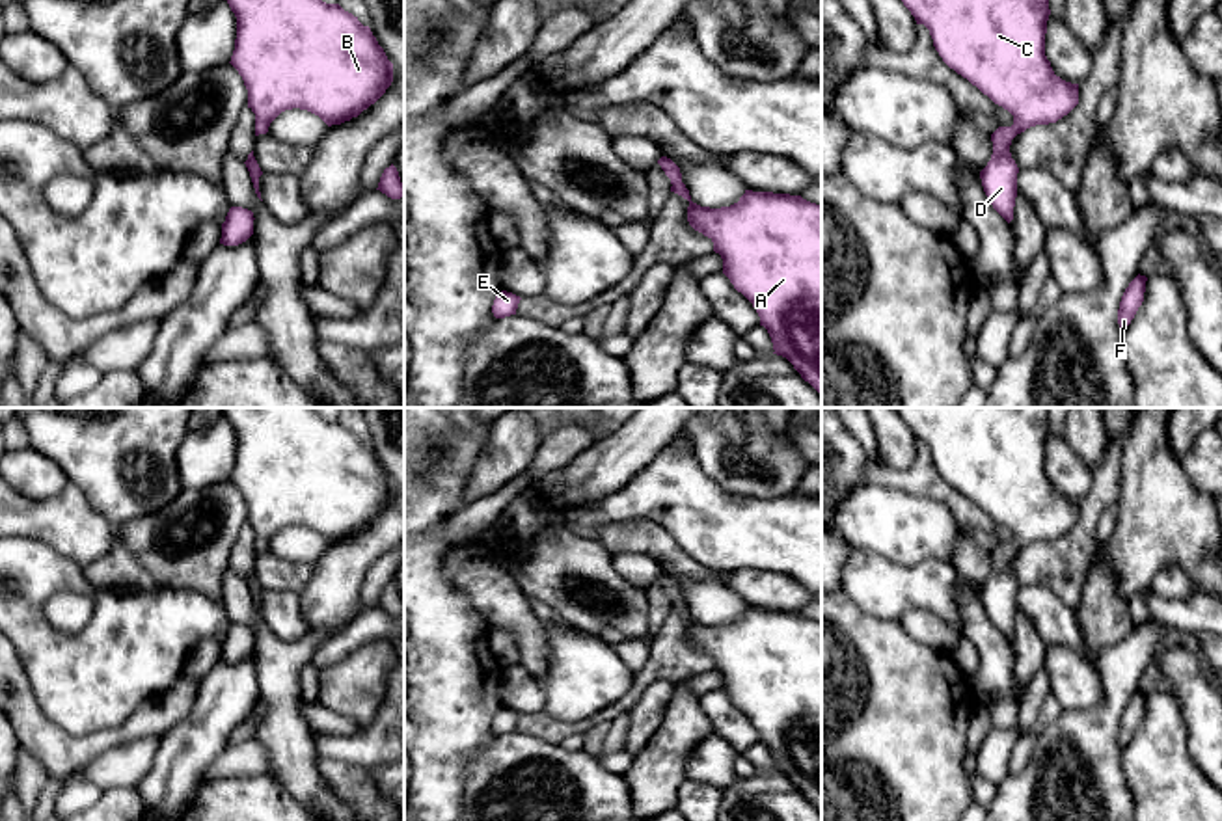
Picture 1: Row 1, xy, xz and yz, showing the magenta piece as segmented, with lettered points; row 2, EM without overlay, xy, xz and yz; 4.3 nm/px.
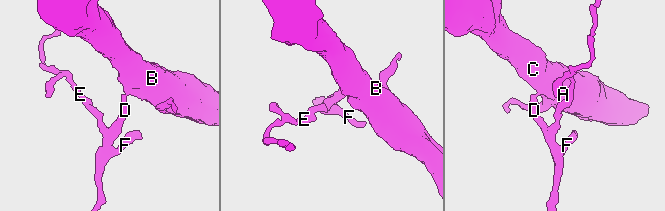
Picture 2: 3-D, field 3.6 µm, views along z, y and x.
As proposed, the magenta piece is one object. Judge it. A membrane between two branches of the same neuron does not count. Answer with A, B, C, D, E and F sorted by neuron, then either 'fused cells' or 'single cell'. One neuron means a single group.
groups A B C D E F; single cell

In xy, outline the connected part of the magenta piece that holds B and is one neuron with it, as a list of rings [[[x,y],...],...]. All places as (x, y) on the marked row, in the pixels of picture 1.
[[[227,0],[237,17],[231,65],[248,89],[248,108],[255,114],[255,136],[285,110],[300,108],[319,115],[328,127],[358,117],[393,82],[393,63],[369,26],[339,4],[322,0]]]

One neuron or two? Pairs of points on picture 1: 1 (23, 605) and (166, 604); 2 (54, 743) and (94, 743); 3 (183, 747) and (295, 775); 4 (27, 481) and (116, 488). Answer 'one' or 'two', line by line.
1: one
2: one
3: two
4: two

